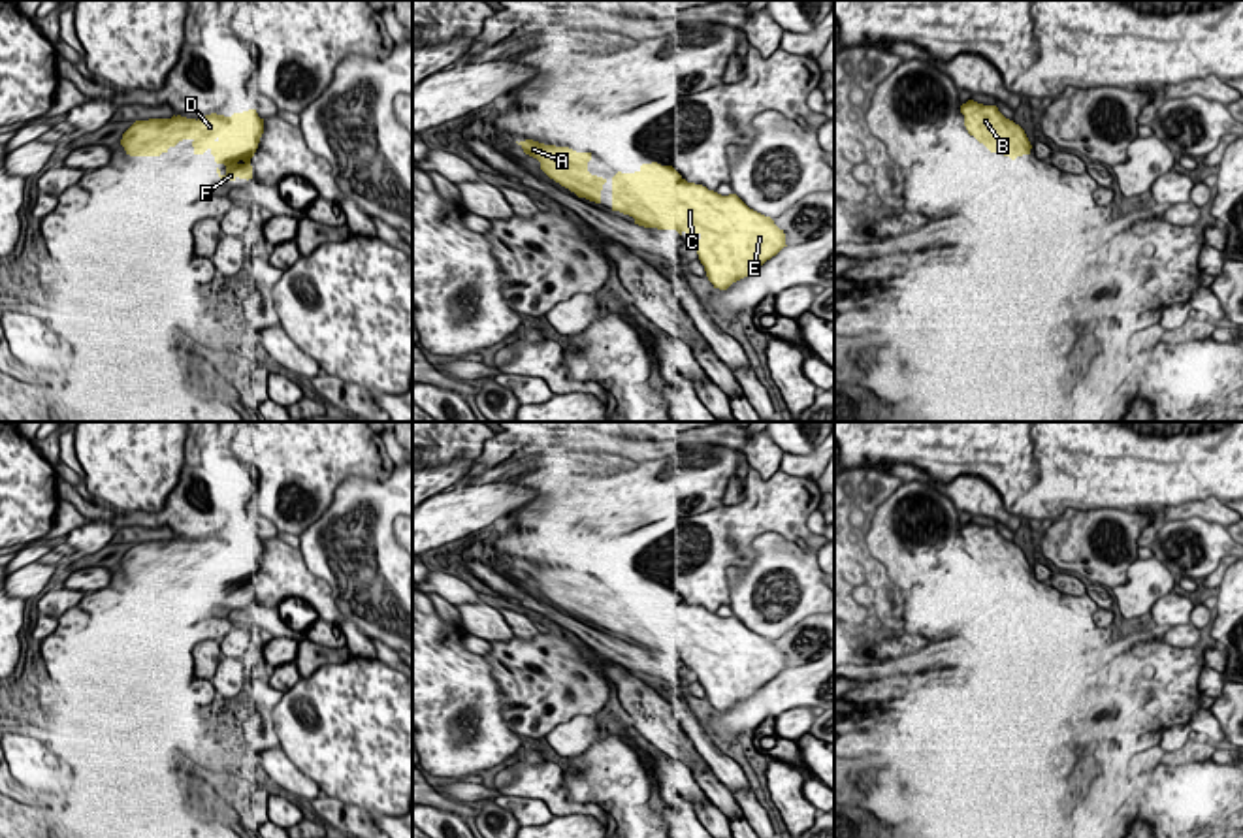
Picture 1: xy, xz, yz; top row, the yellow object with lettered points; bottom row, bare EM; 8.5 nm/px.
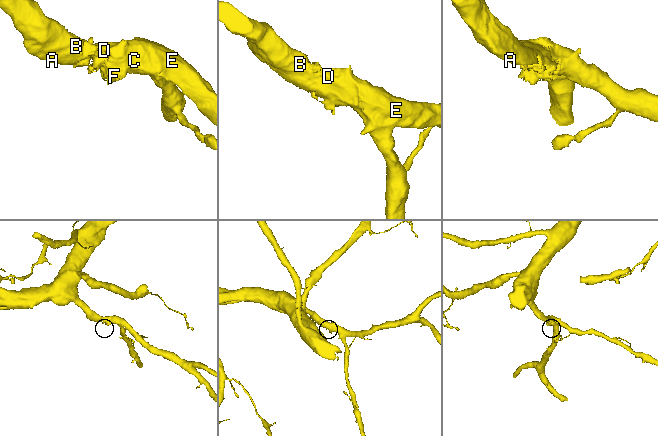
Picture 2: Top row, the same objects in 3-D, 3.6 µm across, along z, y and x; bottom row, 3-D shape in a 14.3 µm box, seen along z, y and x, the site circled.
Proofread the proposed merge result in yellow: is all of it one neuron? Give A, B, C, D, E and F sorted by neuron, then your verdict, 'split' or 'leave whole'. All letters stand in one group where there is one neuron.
A B C D E F; leave whole

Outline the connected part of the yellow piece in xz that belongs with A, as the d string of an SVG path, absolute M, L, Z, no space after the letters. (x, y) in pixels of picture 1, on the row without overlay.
M533 561L520 563L518 567L525 576L541 584L541 591L550 601L574 614L578 620L601 625L601 612L606 601L588 593L591 574L576 574L569 569L544 567Z

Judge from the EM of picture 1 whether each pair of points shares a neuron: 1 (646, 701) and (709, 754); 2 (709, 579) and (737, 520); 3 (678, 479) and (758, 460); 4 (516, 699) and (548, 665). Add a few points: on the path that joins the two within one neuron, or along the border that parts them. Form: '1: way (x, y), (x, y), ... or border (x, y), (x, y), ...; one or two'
1: way (663, 718), (680, 718), (699, 737); one
2: way (710, 562), (714, 543), (724, 530); one
3: border (694, 441), (718, 443), (737, 451); two
4: way (524, 692), (543, 673); one

